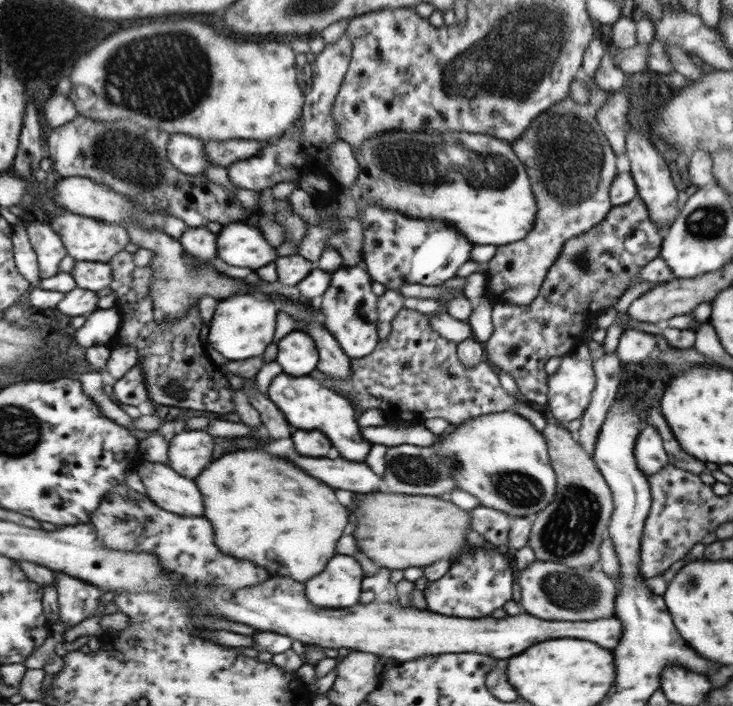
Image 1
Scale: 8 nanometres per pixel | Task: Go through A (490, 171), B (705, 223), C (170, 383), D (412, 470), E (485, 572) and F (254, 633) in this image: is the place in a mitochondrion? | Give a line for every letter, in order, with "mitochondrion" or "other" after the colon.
A: mitochondrion
B: mitochondrion
C: mitochondrion
D: mitochondrion
E: other
F: other

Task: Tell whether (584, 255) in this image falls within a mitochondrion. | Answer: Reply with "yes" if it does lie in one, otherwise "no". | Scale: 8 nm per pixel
yes

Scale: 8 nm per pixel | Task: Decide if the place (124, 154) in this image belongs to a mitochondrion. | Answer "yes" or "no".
yes

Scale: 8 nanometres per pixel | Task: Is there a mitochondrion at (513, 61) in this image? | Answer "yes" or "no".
yes

